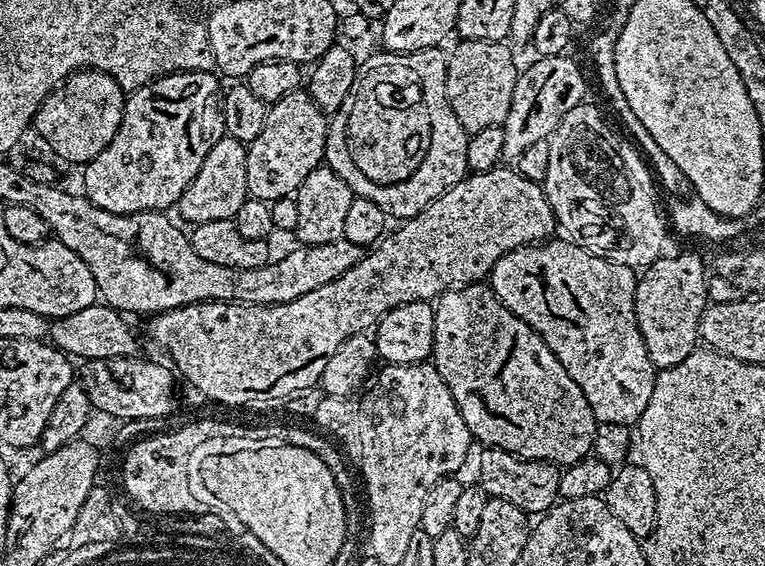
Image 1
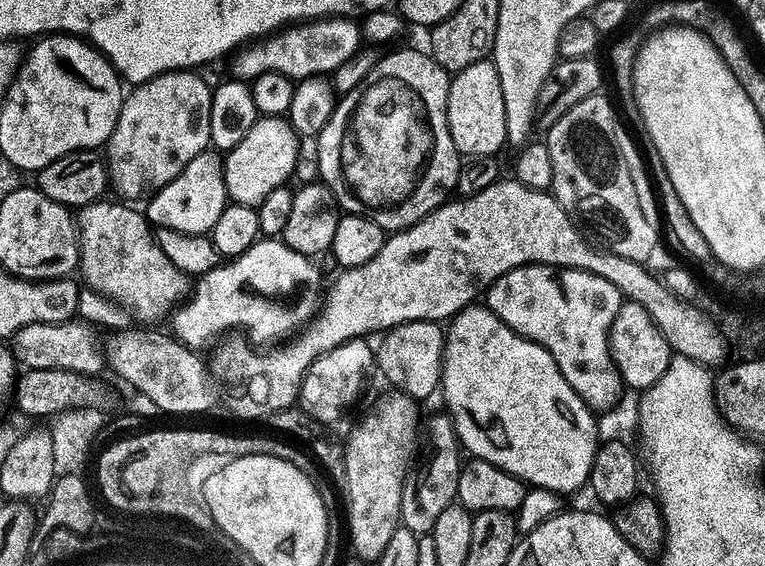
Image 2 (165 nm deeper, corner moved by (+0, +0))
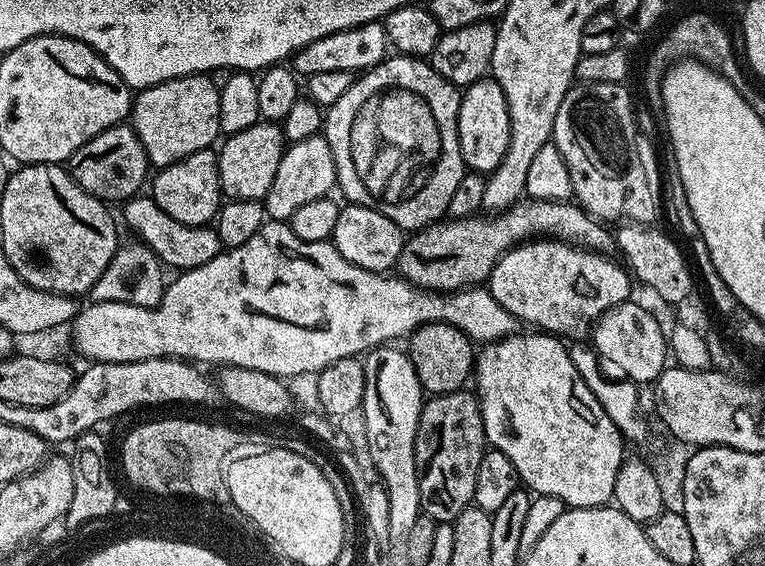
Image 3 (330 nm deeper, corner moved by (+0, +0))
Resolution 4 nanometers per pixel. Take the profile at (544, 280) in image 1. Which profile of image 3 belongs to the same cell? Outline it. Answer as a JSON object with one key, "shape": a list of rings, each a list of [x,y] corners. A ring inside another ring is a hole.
{"shape":[[[528,242],[515,250],[507,252],[497,262],[486,287],[498,306],[505,308],[521,325],[533,324],[533,329],[557,338],[569,336],[580,340],[591,333],[595,323],[604,313],[616,304],[625,303],[630,296],[630,276],[616,264],[603,260],[600,256],[587,256],[584,252],[568,252],[569,245],[564,242]]]}

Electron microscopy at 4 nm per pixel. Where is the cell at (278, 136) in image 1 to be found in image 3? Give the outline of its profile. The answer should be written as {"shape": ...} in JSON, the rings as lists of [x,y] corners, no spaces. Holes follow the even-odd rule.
{"shape":[[[257,122],[246,130],[223,141],[224,149],[218,152],[218,167],[220,169],[220,190],[229,201],[259,200],[267,196],[270,186],[274,182],[274,174],[278,174],[280,160],[286,155],[286,141],[281,125],[276,122]]]}

